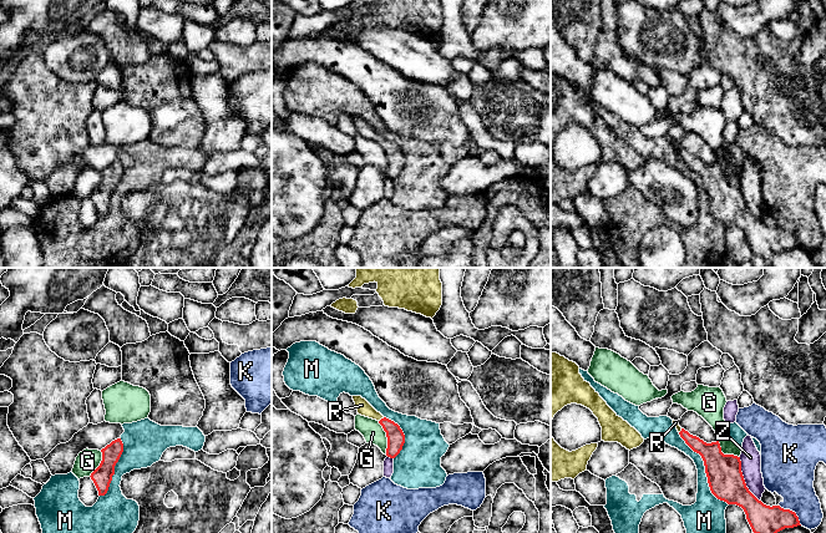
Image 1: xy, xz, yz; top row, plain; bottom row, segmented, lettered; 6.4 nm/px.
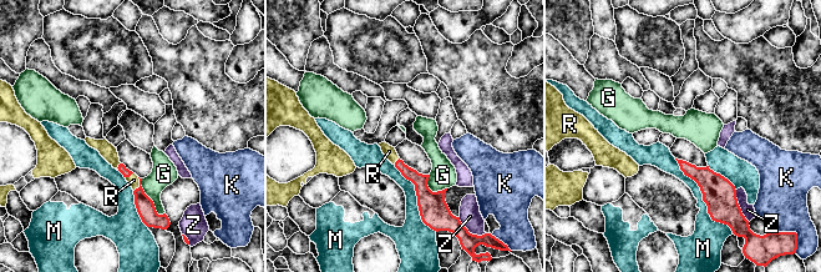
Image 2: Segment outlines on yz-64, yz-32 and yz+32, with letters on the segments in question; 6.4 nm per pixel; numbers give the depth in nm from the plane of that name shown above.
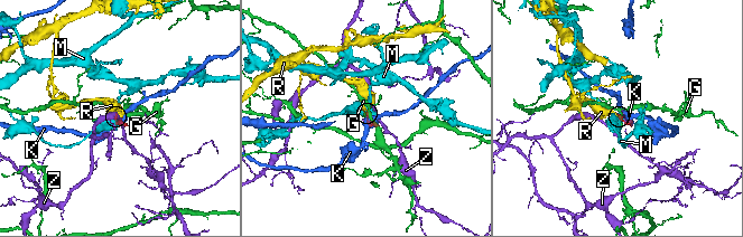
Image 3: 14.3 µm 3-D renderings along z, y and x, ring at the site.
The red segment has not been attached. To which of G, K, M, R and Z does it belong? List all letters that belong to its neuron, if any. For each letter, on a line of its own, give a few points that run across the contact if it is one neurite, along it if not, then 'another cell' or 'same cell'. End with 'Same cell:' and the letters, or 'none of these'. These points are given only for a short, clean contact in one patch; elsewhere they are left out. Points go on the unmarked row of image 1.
G: line xz (378, 142), (385, 153), (386, 174); another cell
K: another cell
M: another cell
R: line xz (395, 157), (393, 151), (381, 140), (364, 130); same cell
Z: line yz (739, 178), (745, 207), (760, 222); another cell
Same cell: R

